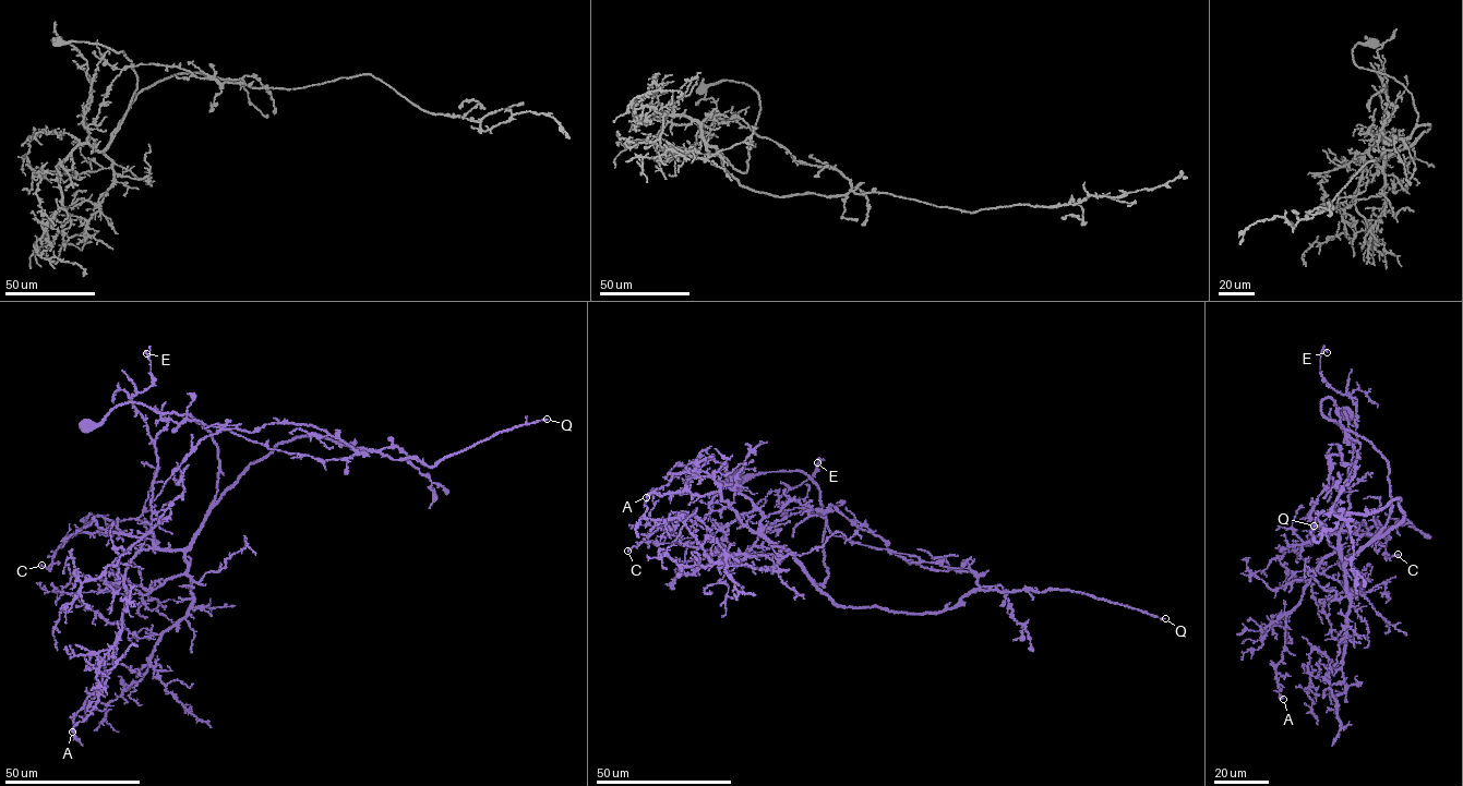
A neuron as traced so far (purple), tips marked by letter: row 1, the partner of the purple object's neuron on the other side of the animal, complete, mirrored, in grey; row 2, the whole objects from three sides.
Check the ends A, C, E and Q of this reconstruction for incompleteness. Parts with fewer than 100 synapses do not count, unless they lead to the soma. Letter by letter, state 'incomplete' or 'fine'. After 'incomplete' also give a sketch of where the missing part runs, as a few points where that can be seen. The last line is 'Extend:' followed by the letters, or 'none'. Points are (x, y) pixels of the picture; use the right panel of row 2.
A: fine
C: fine
E: fine
Q: incomplete
Extend: Q

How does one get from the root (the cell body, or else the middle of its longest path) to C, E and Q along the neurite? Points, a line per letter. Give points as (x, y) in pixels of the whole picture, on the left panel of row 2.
C: (88, 426), (130, 402), (190, 413), (217, 446), (215, 499), (184, 548), (82, 532), (42, 565)
E: (88, 426), (134, 402), (211, 433), (218, 482), (188, 547), (152, 529), (146, 353)
Q: (88, 426), (130, 402), (190, 413), (217, 446), (213, 505), (251, 463), (297, 438), (433, 467), (547, 419)

